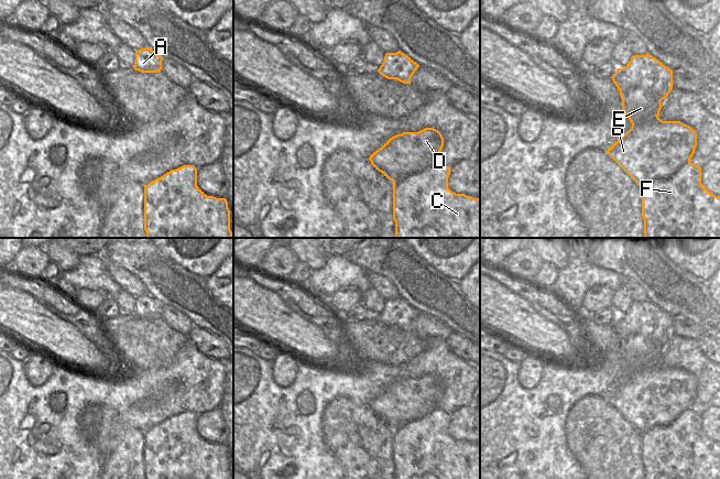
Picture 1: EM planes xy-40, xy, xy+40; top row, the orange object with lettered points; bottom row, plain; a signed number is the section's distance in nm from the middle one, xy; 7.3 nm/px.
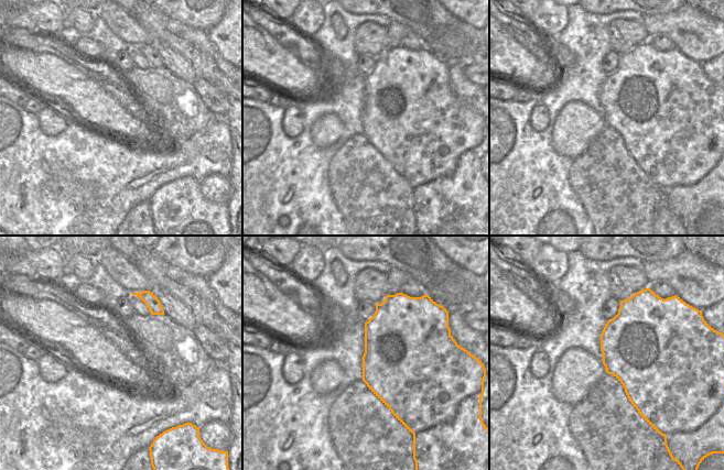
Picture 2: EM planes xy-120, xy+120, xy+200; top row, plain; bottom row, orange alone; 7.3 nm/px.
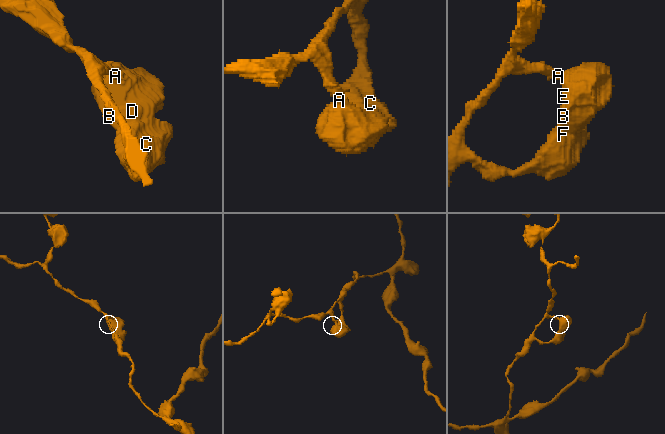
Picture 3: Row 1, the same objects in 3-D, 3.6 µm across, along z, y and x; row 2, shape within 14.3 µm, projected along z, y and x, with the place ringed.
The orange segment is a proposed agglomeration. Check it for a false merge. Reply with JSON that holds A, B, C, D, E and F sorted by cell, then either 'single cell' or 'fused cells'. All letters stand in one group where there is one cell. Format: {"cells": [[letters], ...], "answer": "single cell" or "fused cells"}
{"cells": [["A", "B", "C", "D", "E", "F"]], "answer": "single cell"}

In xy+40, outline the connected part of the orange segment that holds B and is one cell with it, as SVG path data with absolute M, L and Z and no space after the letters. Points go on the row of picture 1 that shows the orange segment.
M647 53L633 55L611 78L620 91L622 111L632 127L607 153L642 187L644 238L720 238L720 196L711 194L701 184L701 167L690 162L697 146L697 133L680 121L663 121L658 118L662 100L673 89L673 70Z

